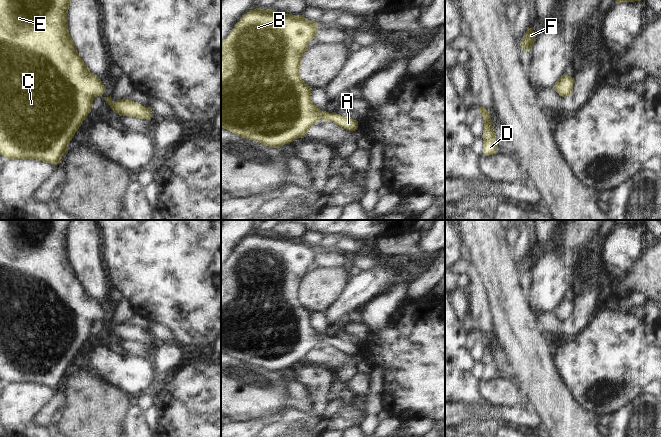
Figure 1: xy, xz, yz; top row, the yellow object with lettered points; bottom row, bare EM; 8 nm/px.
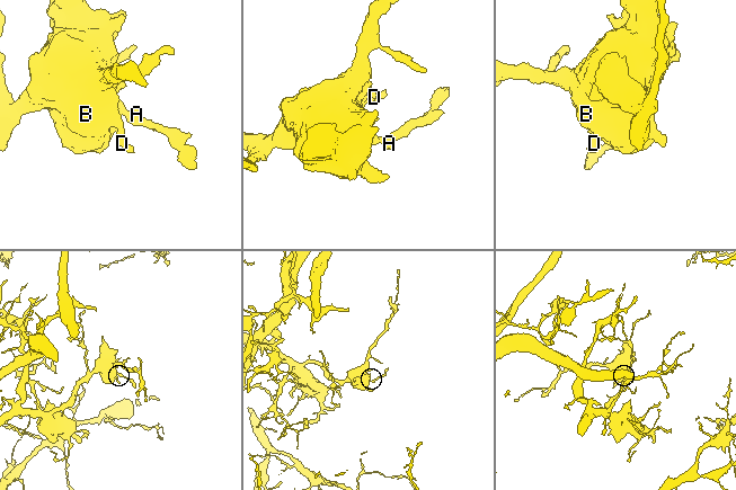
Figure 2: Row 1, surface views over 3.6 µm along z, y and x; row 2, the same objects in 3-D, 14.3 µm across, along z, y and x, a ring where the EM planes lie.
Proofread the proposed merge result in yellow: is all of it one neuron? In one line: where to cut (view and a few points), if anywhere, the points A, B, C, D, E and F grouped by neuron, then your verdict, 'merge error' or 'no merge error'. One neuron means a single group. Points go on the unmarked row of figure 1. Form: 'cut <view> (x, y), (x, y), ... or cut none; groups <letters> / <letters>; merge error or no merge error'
cut none; groups A B C D E F; no merge error

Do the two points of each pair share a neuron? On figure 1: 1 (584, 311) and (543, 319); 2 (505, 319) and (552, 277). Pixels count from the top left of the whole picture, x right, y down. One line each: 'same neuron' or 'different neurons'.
1: same neuron
2: different neurons

